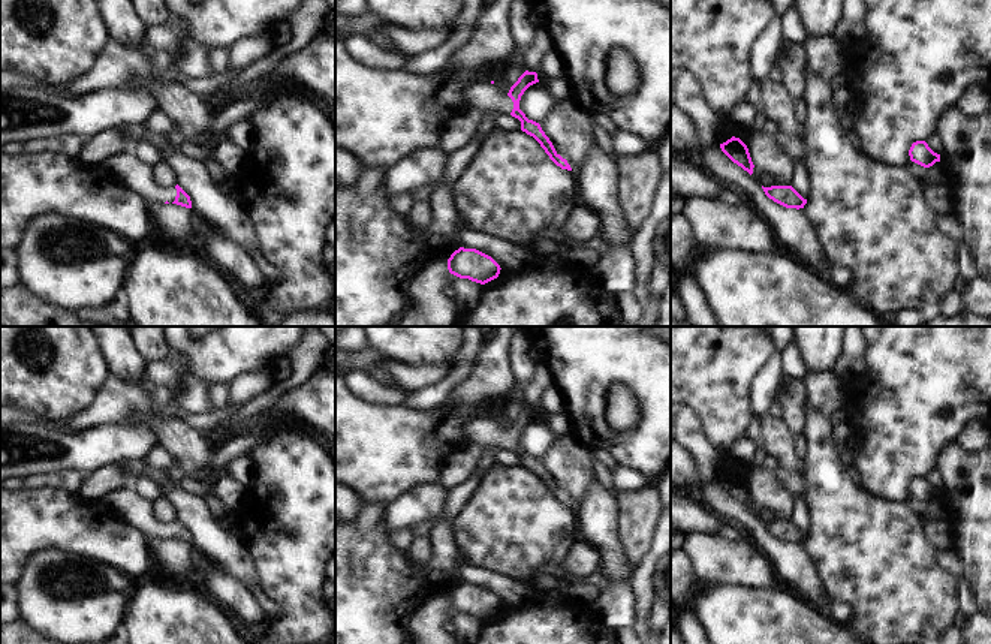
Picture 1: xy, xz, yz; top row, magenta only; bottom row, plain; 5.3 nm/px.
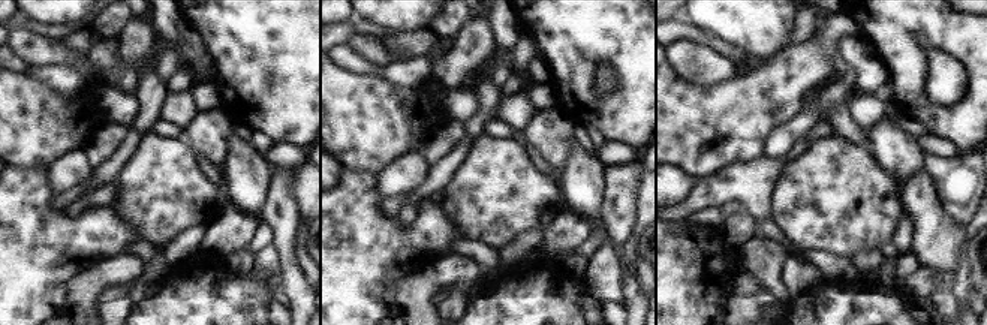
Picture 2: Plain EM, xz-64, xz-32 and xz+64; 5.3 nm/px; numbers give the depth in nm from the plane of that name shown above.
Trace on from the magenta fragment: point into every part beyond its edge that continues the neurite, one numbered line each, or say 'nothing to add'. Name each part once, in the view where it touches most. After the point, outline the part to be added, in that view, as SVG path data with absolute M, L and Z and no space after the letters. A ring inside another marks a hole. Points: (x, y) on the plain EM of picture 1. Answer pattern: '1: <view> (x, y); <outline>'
1: xz (482, 430); M478 416L470 419L466 427L466 445L487 446L494 445L498 449L510 449L513 437L507 430L500 430L491 416Z

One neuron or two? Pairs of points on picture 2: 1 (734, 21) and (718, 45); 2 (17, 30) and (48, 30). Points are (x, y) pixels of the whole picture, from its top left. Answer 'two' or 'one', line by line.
1: two
2: two

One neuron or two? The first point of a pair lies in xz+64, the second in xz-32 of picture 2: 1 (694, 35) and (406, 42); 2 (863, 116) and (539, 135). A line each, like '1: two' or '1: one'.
1: one
2: two

